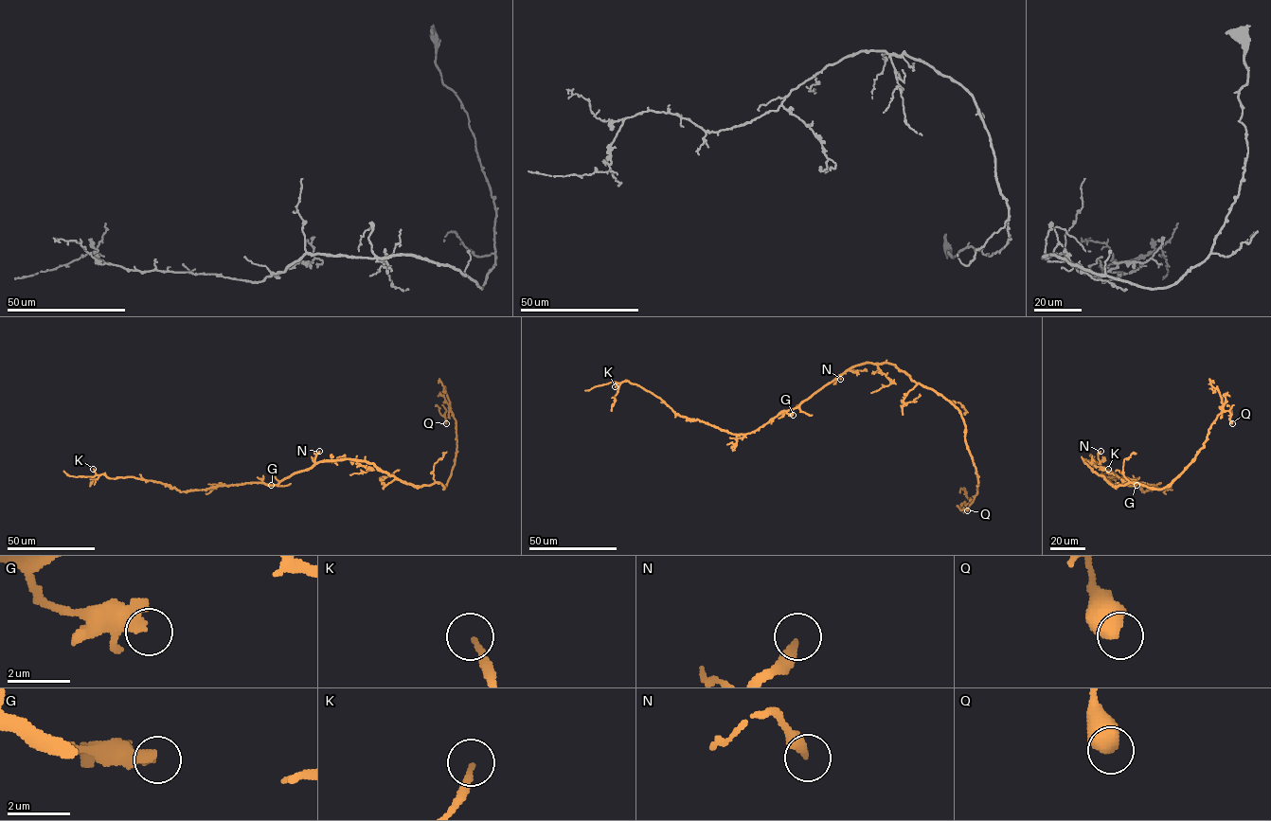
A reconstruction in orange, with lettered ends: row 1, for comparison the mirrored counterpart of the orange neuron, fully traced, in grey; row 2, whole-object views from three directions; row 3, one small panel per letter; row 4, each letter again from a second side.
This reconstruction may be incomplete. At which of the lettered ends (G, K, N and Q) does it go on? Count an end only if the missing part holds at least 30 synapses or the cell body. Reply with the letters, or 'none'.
none

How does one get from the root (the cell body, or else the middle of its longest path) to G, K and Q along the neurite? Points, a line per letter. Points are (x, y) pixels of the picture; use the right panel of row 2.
G: (1092, 461), (1126, 484), (1136, 485)
K: (1092, 461), (1128, 485), (1143, 483), (1155, 487), (1142, 491), (1136, 482), (1104, 478), (1102, 474), (1108, 469)
Q: (1092, 461), (1083, 458), (1113, 486), (1136, 483), (1163, 489), (1190, 462), (1219, 415), (1228, 411), (1232, 423)

